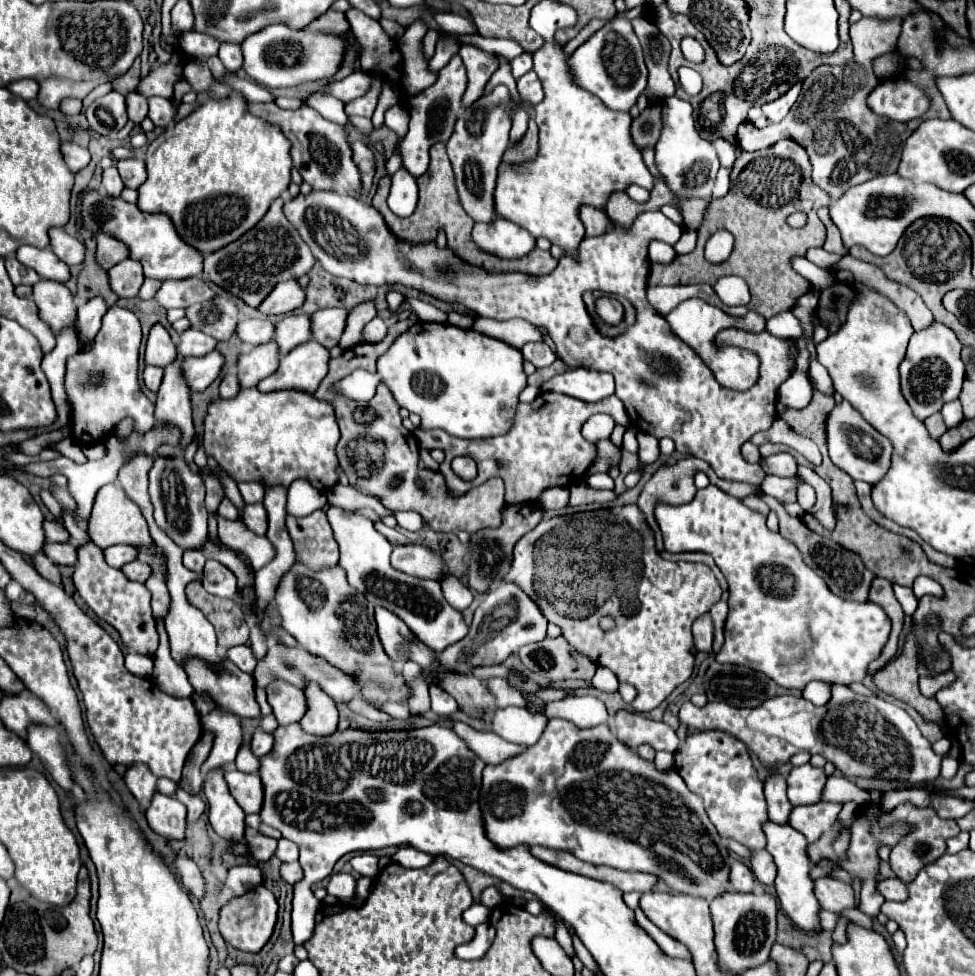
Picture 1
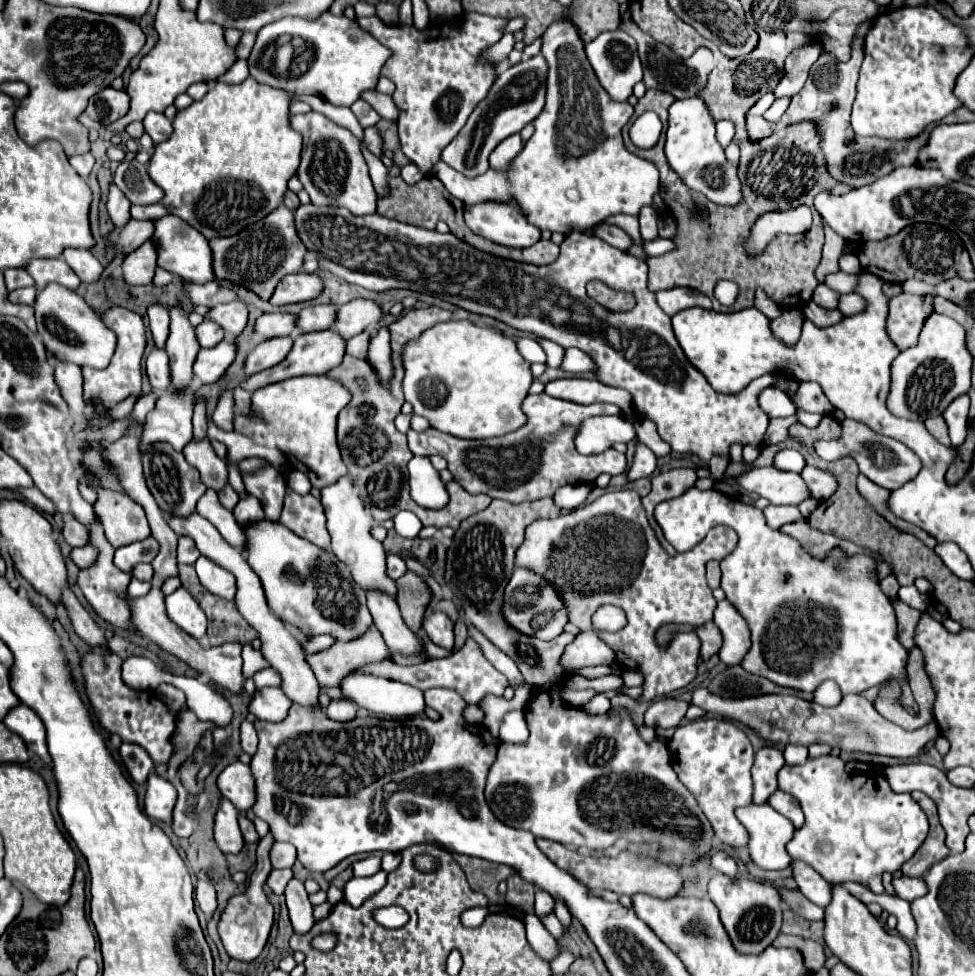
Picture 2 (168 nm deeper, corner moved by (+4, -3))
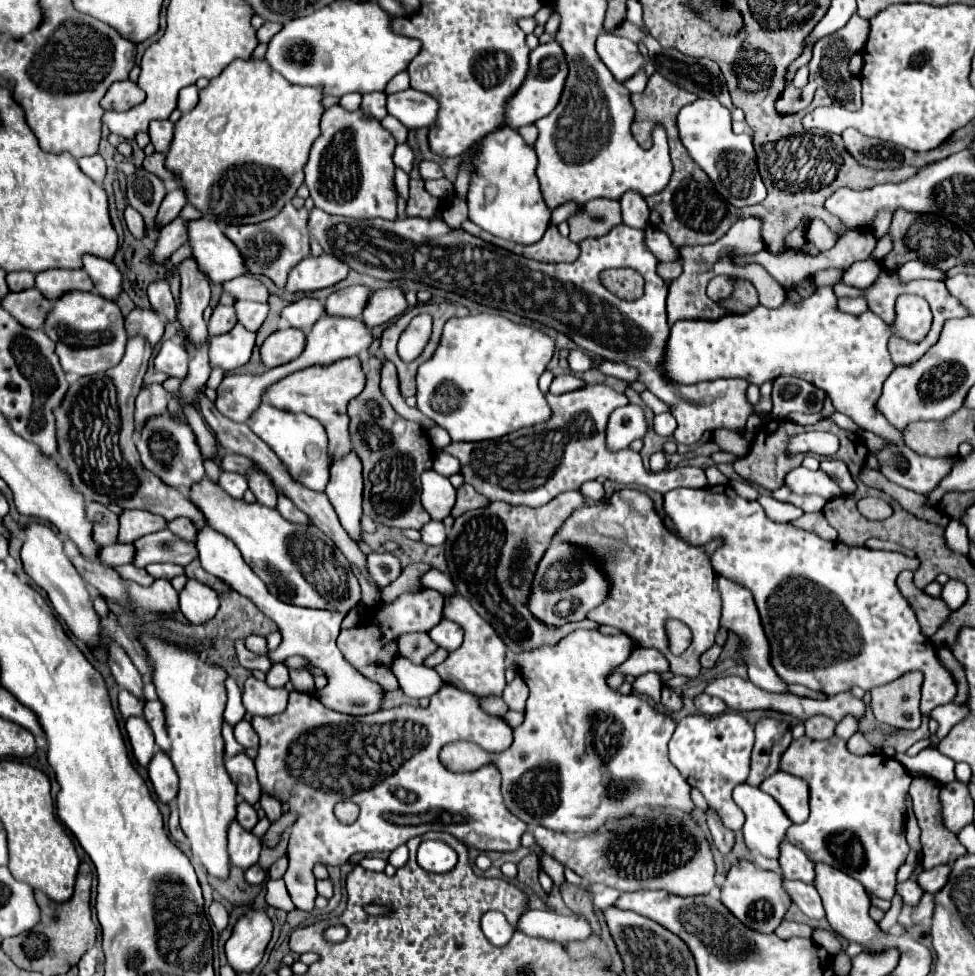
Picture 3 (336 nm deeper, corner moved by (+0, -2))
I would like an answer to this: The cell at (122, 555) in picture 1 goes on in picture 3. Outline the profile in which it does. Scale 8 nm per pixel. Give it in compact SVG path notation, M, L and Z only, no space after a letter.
M160 530L142 536L134 542L134 548L136 548L136 556L132 564L140 568L146 568L152 562L170 562L170 564L186 566L198 556L194 544L182 542L170 530Z

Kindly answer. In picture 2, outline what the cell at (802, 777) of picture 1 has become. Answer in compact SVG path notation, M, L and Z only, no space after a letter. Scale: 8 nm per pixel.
M820 755L814 759L808 757L802 765L784 765L778 771L778 787L792 793L800 801L806 815L804 829L794 831L786 851L790 851L792 859L800 859L814 867L830 883L856 881L874 893L884 893L882 875L896 873L916 853L928 835L928 819L910 793L894 793L880 771L874 775L846 773L844 761L836 755Z

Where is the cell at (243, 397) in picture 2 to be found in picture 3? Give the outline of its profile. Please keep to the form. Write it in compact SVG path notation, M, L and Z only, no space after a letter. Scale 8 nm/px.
M262 402L256 408L256 414L250 416L250 428L278 454L278 458L286 464L286 468L298 482L302 482L310 490L324 492L328 484L328 456L326 456L328 438L320 422L316 422L308 414L284 412Z

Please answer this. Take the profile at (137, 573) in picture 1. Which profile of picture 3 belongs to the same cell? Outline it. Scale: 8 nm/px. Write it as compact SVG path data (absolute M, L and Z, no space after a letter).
M148 564L146 570L154 578L166 578L166 580L172 580L174 576L182 574L182 566L176 566L176 564Z

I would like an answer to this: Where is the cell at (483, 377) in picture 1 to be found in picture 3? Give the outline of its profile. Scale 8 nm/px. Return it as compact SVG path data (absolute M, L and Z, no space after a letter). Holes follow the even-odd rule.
M492 314L450 318L444 324L444 332L436 352L418 368L418 408L428 418L436 420L436 424L442 426L454 442L492 440L506 436L508 432L544 422L550 418L550 408L544 400L544 394L538 390L538 378L546 370L546 364L550 362L552 354L554 340L532 326L514 324L502 316ZM438 414L444 414L442 422L438 422Z

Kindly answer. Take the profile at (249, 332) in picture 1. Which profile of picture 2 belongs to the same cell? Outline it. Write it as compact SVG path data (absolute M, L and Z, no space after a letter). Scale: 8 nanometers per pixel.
M264 313L256 321L256 333L264 339L290 335L296 329L296 315L292 313Z

